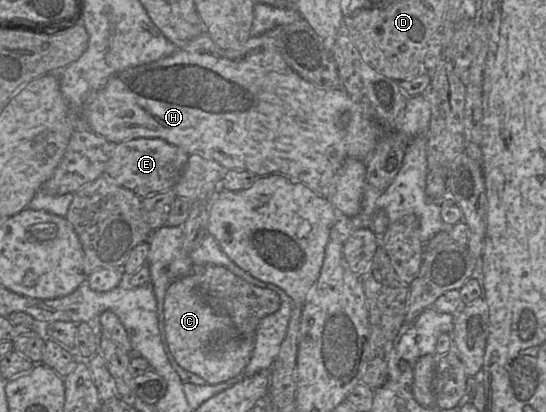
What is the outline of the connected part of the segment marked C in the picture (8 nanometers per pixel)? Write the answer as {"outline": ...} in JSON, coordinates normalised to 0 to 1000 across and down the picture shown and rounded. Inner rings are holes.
{"outline":[[[344,667],[319,682],[304,704],[300,723],[300,791],[310,847],[322,879],[341,900],[394,934],[438,910],[458,879],[467,845],[465,818],[440,818],[414,762],[397,760],[363,706],[361,672]],[[408,799],[419,818],[405,840],[383,842],[386,811]]]}

